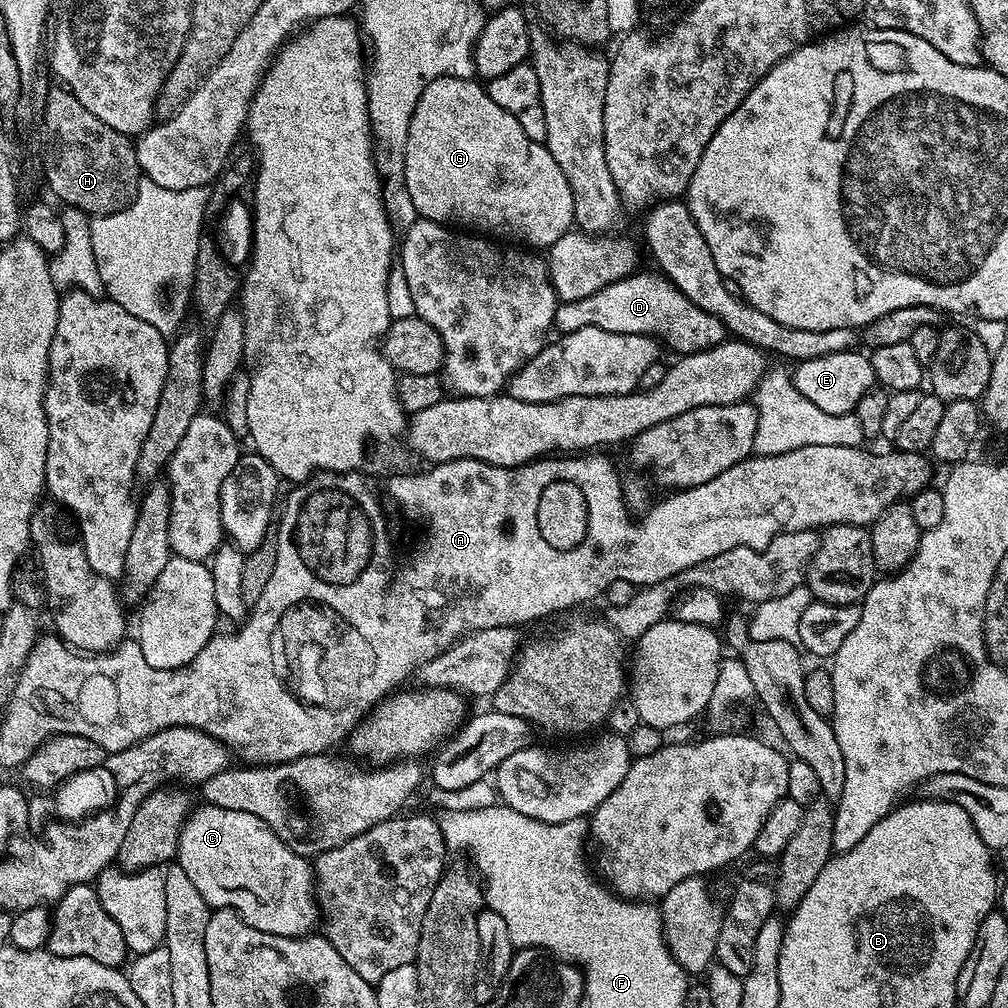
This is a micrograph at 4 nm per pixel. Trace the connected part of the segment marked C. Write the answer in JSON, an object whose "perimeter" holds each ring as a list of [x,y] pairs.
{"perimeter":[[[205,803],[193,807],[180,831],[175,859],[178,866],[186,870],[194,886],[198,886],[198,892],[206,898],[209,908],[230,908],[254,930],[279,936],[306,936],[315,929],[312,928],[315,924],[317,927],[318,901],[314,891],[313,865],[290,850],[290,846],[286,846],[282,838],[278,838],[278,834],[254,814]]]}

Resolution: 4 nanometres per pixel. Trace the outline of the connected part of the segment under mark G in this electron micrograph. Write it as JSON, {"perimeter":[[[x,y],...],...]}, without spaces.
{"perimeter":[[[443,76],[430,82],[422,90],[418,102],[414,106],[414,114],[410,118],[408,133],[402,145],[404,152],[404,188],[408,191],[408,200],[416,207],[417,217],[433,220],[439,224],[455,226],[460,230],[471,230],[485,238],[495,238],[500,242],[511,242],[516,246],[527,246],[532,250],[547,250],[552,247],[562,234],[573,231],[574,228],[574,198],[570,194],[570,182],[566,182],[566,174],[558,167],[558,162],[550,154],[550,150],[539,140],[526,138],[522,126],[518,126],[512,114],[506,114],[494,98],[490,98],[487,87],[472,78],[462,76]]]}

